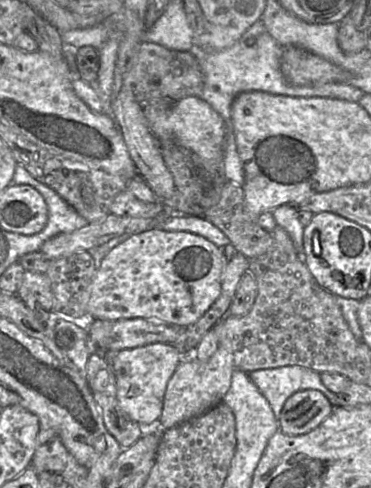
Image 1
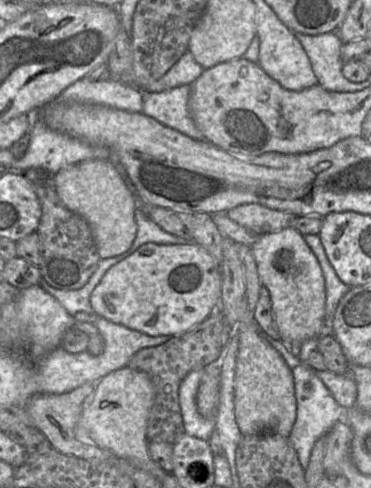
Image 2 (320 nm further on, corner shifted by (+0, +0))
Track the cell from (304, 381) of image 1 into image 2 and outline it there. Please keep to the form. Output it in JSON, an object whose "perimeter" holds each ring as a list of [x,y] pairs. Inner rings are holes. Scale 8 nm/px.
{"perimeter":[[[319,338],[307,339],[302,343],[302,348],[298,355],[301,364],[292,369],[297,415],[288,439],[297,453],[302,468],[305,470],[308,467],[315,443],[321,437],[325,437],[334,424],[339,421],[345,421],[345,411],[347,410],[336,402],[324,383],[316,376],[315,371],[307,366],[310,353],[317,350]]]}

